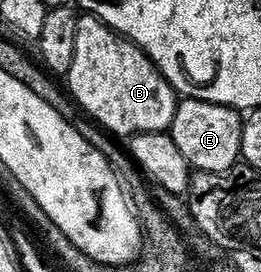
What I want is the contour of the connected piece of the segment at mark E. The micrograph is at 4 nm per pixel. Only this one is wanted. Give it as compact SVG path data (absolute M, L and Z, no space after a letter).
M181 97L176 103L170 133L174 144L178 144L178 152L182 152L182 156L186 156L189 167L196 170L222 172L226 168L237 165L240 158L242 118L231 106Z

